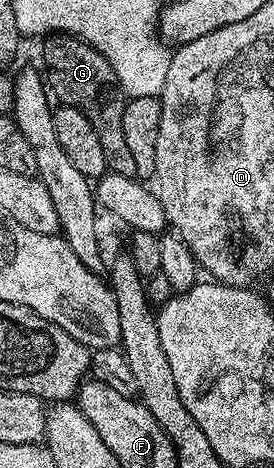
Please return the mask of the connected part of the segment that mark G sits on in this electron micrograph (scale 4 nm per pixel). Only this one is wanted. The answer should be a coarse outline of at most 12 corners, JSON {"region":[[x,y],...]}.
{"region":[[76,36],[47,42],[45,81],[79,109],[107,169],[135,172],[114,67]]}

